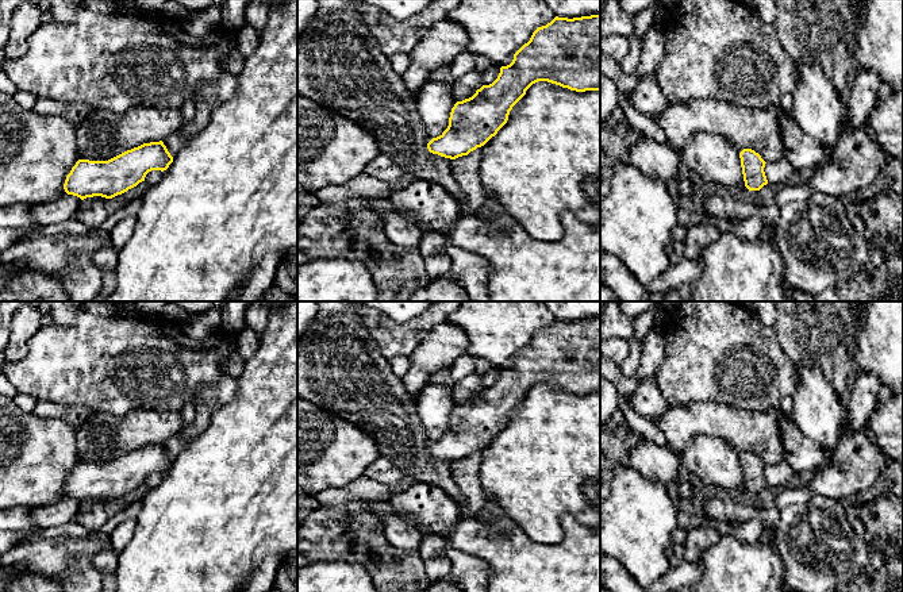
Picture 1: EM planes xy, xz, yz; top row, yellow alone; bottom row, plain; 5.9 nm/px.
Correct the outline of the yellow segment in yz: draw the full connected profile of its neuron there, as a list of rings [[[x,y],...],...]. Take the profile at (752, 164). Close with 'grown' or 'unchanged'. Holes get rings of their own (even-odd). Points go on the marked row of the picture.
[[[743,149],[739,153],[745,187],[749,191],[760,191],[768,184],[764,168],[765,161],[752,149]]] | unchanged

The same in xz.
[[[600,15],[581,18],[556,16],[538,27],[530,41],[515,54],[510,65],[502,66],[497,78],[452,108],[447,128],[427,143],[433,154],[456,159],[484,146],[507,123],[512,107],[538,81],[547,81],[576,92],[600,91]]] | unchanged

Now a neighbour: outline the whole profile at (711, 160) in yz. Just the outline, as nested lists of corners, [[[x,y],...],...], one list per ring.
[[[696,134],[681,150],[681,154],[700,187],[718,185],[725,193],[745,187],[739,150],[723,137]]]

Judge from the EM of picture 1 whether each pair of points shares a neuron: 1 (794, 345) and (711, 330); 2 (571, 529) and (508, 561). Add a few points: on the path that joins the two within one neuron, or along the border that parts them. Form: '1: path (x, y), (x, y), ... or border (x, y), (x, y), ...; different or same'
1: border (773, 326), (776, 341), (794, 365); different
2: path (564, 546), (549, 561), (526, 561); same

